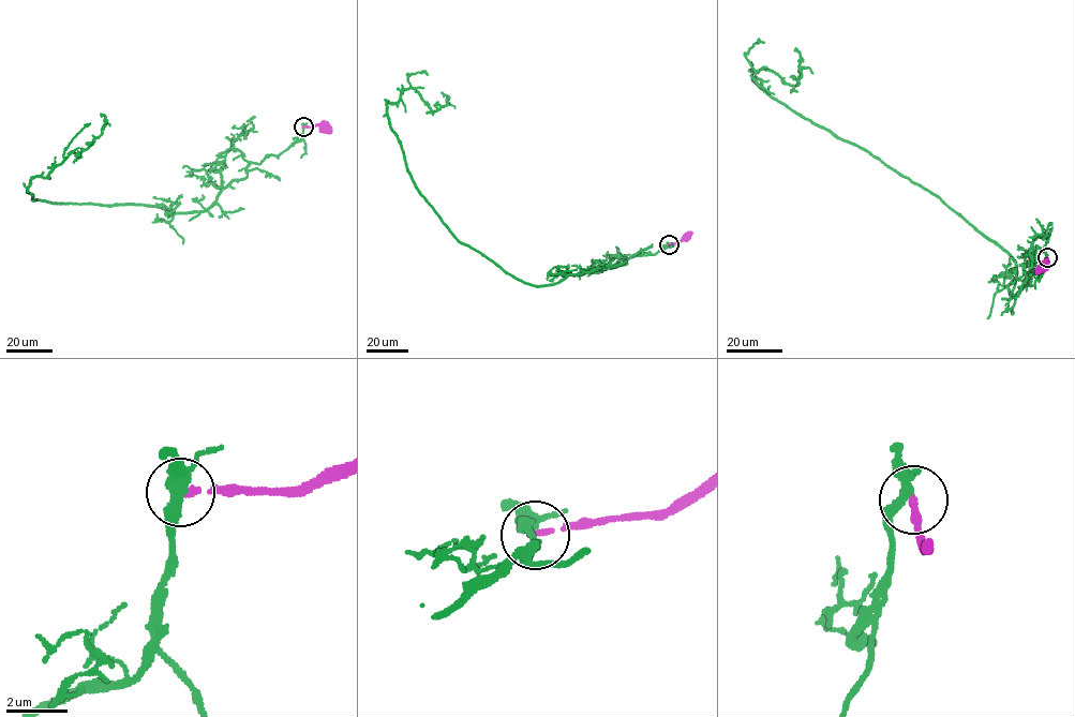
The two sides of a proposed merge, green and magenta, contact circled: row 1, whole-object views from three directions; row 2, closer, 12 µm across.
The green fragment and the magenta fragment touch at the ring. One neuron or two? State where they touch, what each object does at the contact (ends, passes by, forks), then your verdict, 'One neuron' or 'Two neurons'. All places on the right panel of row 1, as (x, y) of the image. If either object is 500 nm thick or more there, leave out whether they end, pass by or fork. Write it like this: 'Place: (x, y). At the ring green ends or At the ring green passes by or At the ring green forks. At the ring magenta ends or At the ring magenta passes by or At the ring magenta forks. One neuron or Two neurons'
Place: (1047, 257). At the ring green forks. At the ring magenta ends. Two neurons

